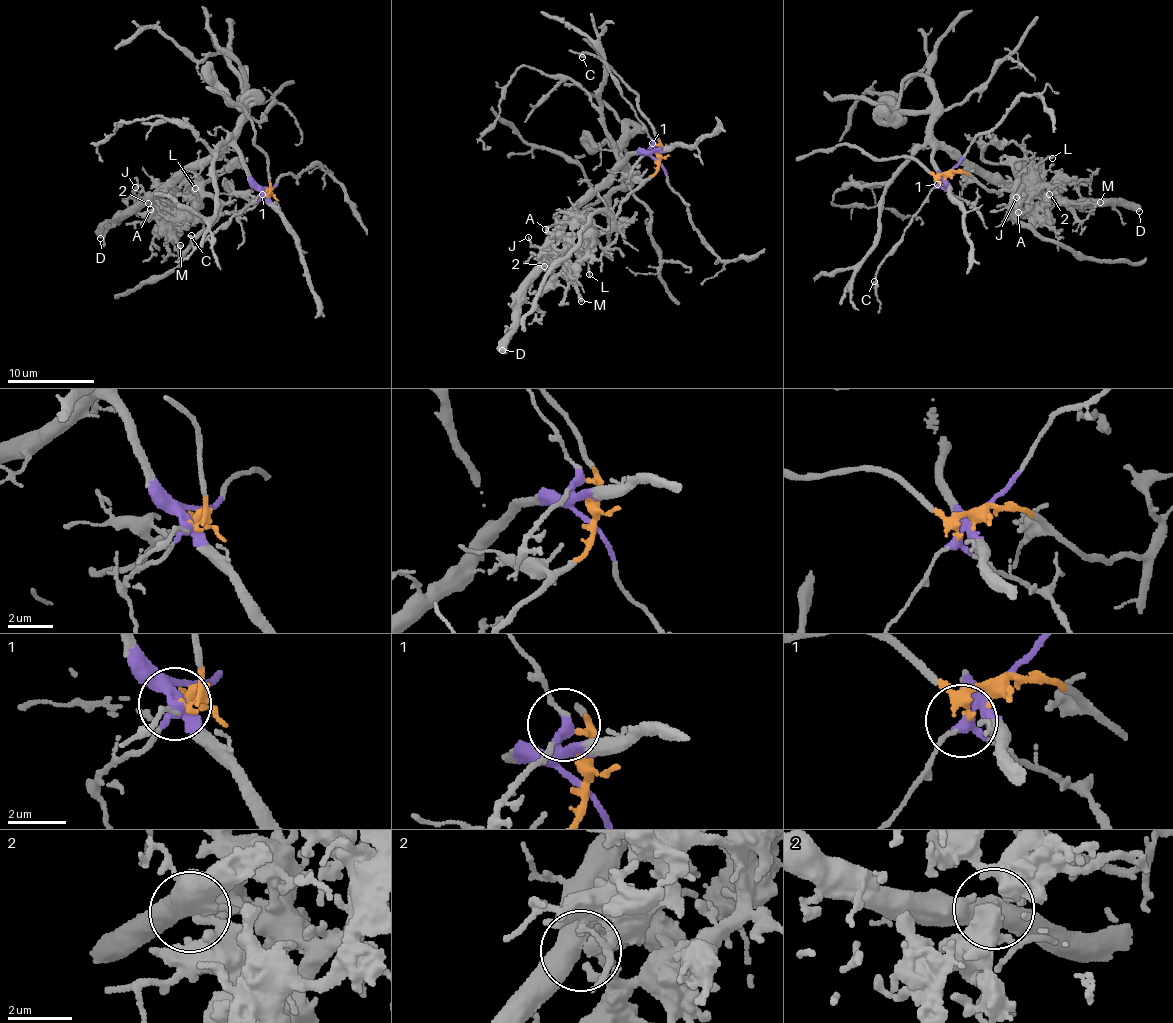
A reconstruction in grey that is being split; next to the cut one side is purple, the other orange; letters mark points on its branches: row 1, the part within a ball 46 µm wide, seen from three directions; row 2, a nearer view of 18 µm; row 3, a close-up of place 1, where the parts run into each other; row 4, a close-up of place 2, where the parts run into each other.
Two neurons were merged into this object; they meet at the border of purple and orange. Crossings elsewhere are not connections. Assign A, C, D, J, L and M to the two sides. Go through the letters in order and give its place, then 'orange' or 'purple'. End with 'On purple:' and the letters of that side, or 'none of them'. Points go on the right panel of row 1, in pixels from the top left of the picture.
A: at (1018, 212); orange
C: at (874, 281); purple
D: at (1139, 211); purple
J: at (1016, 197); purple
L: at (1052, 158); orange
M: at (1100, 202); orange
On purple: C, D, J

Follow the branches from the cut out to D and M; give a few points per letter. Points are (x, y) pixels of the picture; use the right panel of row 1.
D: (948, 172), (938, 171), (934, 161), (933, 150), (941, 146), (1021, 189), (1074, 202), (1114, 201), (1139, 212)
M: (948, 172), (963, 172), (990, 190), (1008, 190), (1016, 176), (1046, 183), (1058, 197), (1077, 203), (1099, 202)

